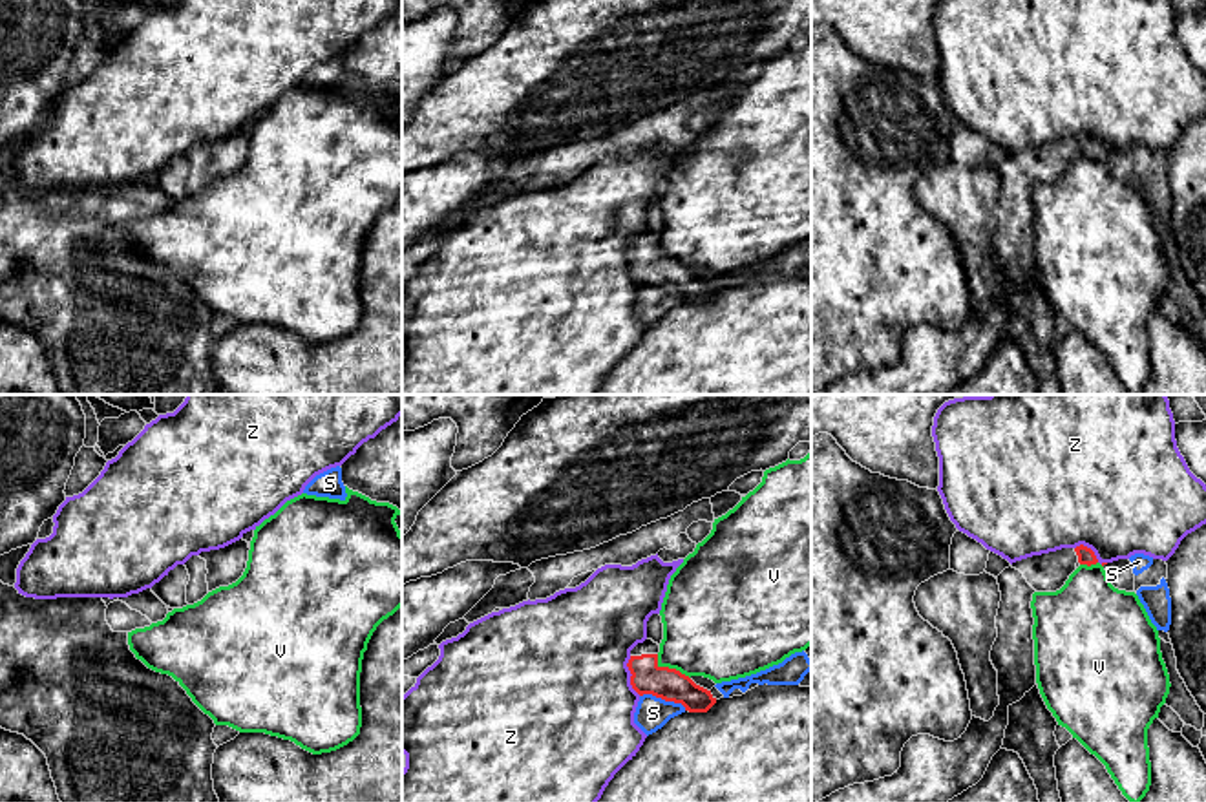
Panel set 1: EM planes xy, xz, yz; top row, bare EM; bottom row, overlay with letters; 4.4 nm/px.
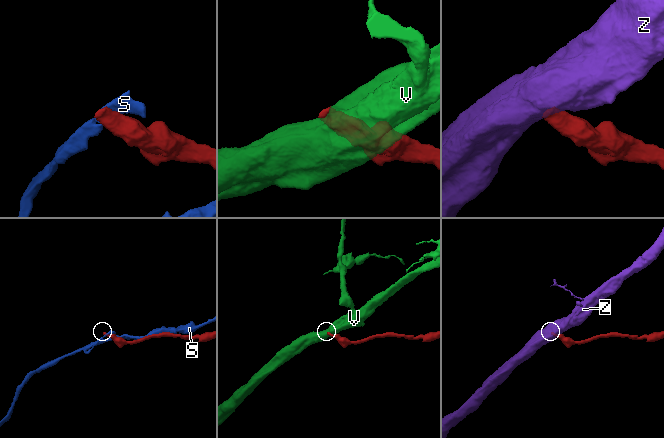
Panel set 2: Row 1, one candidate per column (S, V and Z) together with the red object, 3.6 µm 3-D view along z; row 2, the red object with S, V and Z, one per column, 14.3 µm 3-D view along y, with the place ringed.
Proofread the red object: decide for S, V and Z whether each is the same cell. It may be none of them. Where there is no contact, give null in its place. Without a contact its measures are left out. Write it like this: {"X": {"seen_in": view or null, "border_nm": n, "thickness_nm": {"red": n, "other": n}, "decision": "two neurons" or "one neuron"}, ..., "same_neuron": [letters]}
{"S": {"seen_in": "xz", "border_nm": 220, "thickness_nm": {"red": 140, "other": 150}, "decision": "two neurons"}, "V": {"seen_in": "xz", "border_nm": 190, "thickness_nm": {"red": 140, "other": 420}, "decision": "two neurons"}, "Z": {"seen_in": "xz", "border_nm": 180, "thickness_nm": {"red": 140, "other": 480}, "decision": "two neurons"}, "same_neuron": []}

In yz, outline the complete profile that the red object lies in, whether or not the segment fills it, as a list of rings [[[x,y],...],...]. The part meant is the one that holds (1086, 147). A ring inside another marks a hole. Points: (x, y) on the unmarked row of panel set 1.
[[[1080,135],[1016,152],[996,168],[1001,192],[990,252],[998,261],[1000,296],[989,312],[972,307],[954,332],[912,327],[892,367],[848,376],[815,395],[947,395],[976,376],[1003,336],[1009,298],[1036,276],[1032,185],[1060,181],[1078,153],[1091,157],[1098,150]]]

